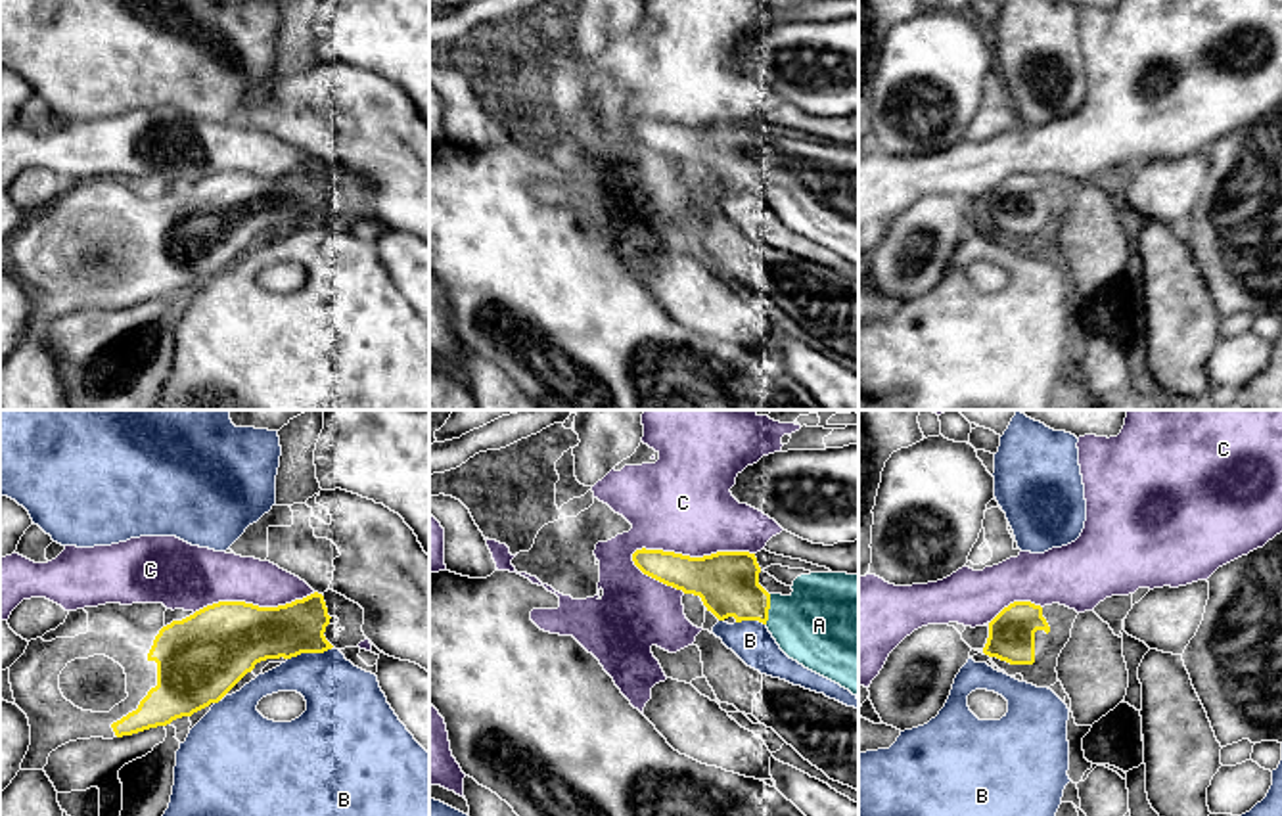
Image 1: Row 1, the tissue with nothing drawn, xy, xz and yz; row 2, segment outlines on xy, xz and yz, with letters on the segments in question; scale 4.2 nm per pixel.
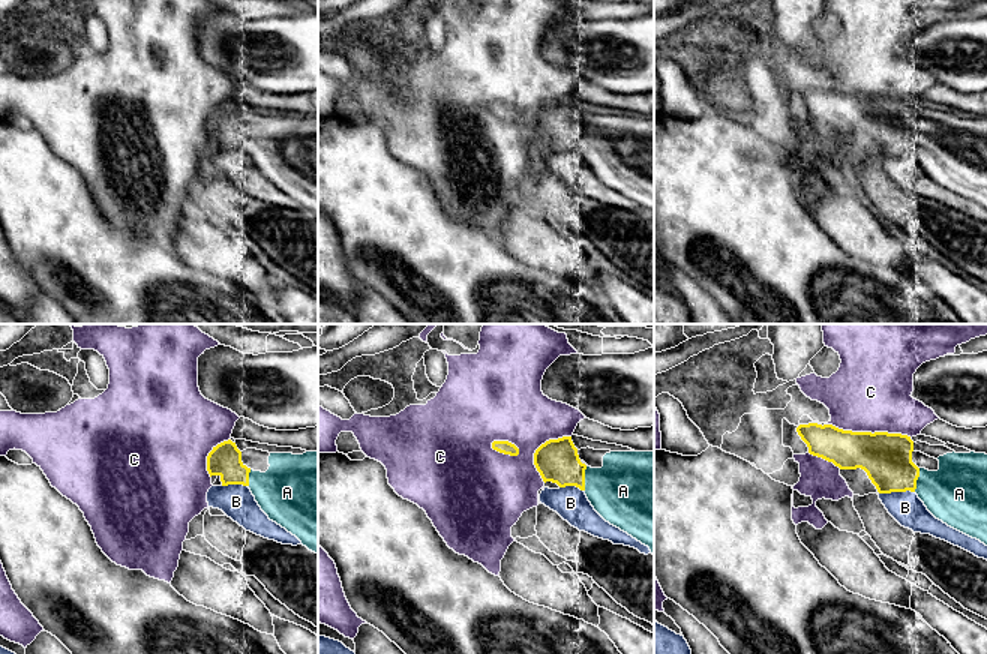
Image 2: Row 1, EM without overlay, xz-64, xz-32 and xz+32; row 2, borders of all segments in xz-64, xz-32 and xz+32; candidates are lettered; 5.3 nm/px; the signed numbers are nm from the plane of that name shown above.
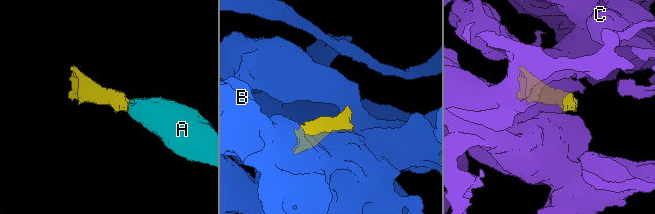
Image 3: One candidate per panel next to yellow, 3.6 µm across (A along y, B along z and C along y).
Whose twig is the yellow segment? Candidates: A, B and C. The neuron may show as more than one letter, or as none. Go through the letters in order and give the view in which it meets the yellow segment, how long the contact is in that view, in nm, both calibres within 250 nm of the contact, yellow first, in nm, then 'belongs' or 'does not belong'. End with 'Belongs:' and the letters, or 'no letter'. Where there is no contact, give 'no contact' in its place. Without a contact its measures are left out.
A: xz | 130 nm | 260/380 nm | belongs
B: xy | 190 nm | 240/300 nm | does not belong
C: xz | 500 nm | 260/420 nm | does not belong
Belongs: A

